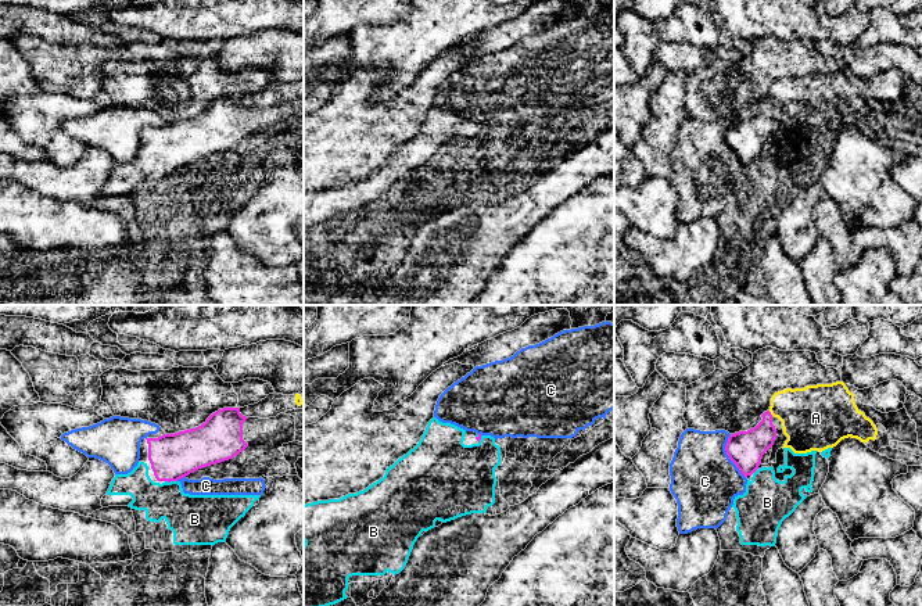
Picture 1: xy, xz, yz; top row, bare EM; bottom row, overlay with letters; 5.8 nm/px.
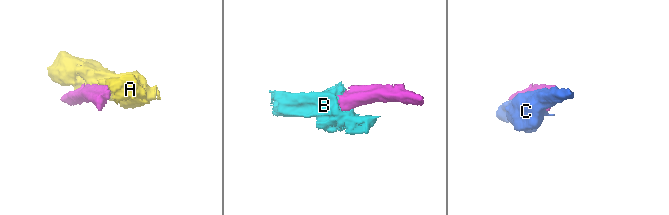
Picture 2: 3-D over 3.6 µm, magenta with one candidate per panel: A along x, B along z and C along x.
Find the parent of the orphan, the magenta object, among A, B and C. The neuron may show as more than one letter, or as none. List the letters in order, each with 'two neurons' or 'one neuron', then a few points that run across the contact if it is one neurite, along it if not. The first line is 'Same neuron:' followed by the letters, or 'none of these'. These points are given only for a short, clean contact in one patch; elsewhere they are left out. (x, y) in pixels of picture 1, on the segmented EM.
Same neuron: B
A: two neurons
B: one neuron | xy (172, 456), (171, 480), (171, 497), (192, 517)
C: two neurons

